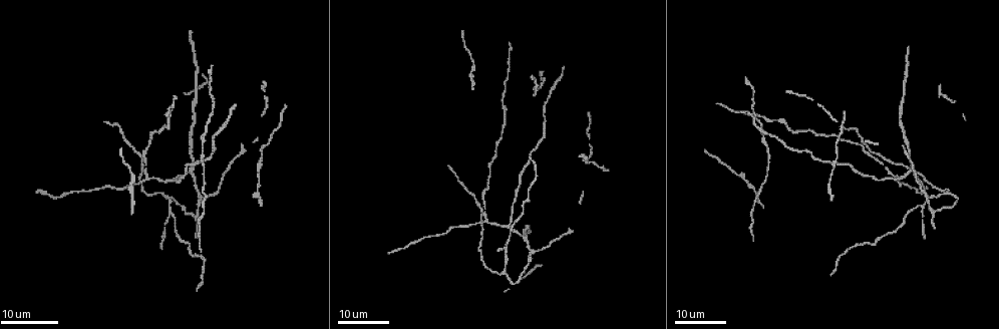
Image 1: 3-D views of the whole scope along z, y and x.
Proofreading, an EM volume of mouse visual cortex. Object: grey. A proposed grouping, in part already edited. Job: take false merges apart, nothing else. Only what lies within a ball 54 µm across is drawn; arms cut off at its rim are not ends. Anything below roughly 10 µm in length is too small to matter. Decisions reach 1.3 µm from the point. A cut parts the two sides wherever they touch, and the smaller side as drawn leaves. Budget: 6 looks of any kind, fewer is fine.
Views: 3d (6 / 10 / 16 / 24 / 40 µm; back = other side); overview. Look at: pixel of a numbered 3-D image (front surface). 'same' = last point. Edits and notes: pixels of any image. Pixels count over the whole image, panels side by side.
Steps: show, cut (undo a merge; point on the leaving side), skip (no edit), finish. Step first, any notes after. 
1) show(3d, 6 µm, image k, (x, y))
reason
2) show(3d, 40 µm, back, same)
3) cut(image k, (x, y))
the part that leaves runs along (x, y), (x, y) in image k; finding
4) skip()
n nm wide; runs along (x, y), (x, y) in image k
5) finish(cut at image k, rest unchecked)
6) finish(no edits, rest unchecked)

show(3d, 24 µm, image 1, (190, 171))
arms part here

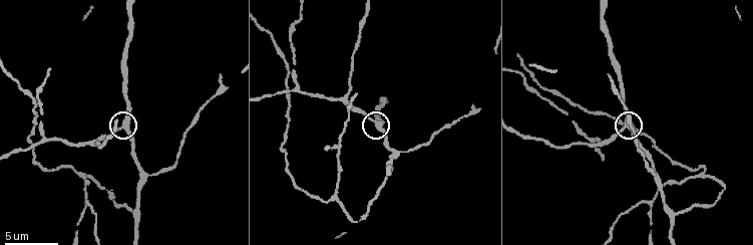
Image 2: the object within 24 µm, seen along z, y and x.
show(3d, 6 µm, image 2, (126, 123))

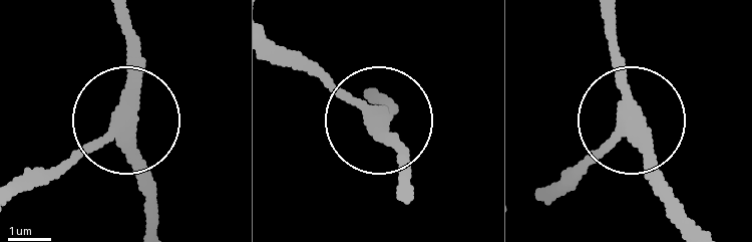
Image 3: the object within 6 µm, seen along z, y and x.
skip()
3 arms; runs along (23, 190), (66, 172), (127, 122), (130, 17) in image 3; all the same neuron

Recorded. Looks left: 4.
show(3d, 10 µm, image 2, (87, 143))
three arms meet

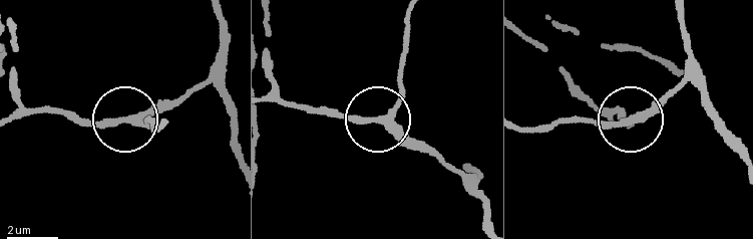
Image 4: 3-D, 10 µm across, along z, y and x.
skip()
runs along (409, 14), (396, 104), (377, 117), (321, 113) in image 4; continuous, no second neuron

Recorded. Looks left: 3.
show(3d, 10 µm, image 2, (590, 139))
branch point

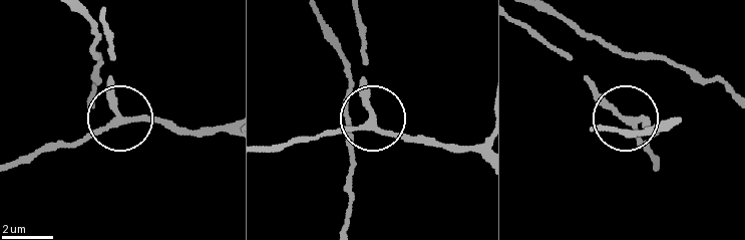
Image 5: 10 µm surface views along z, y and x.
skip()
200 nm wide; runs along (229, 132), (176, 132), (150, 118), (118, 118), (68, 145) in image 5; one neuron here

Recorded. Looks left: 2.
finish(no edits, rest unchecked)

